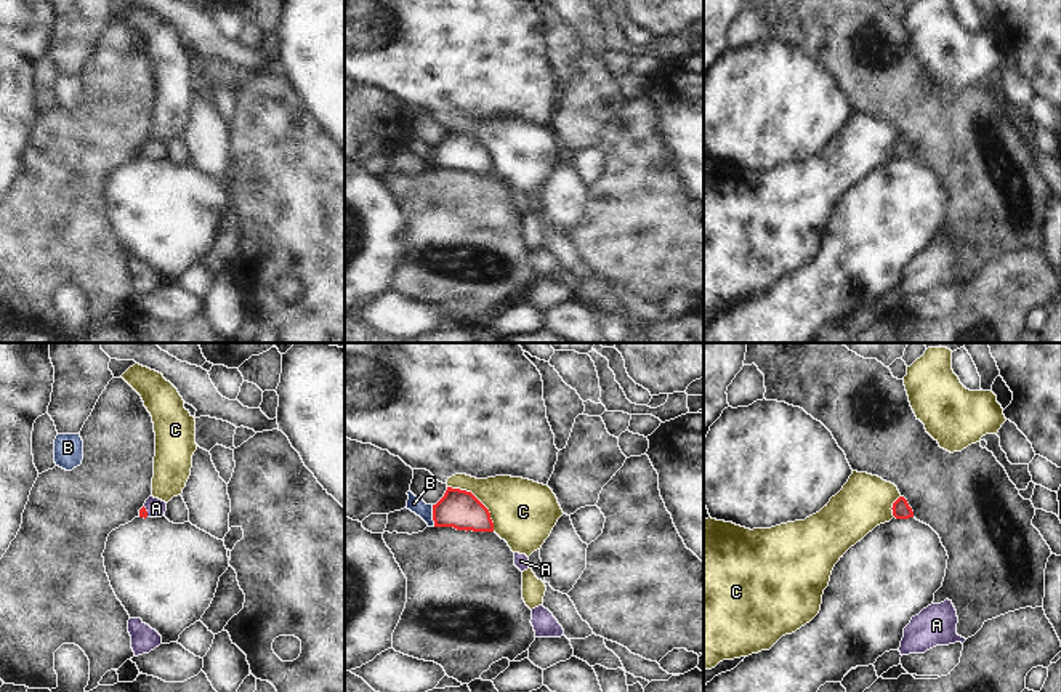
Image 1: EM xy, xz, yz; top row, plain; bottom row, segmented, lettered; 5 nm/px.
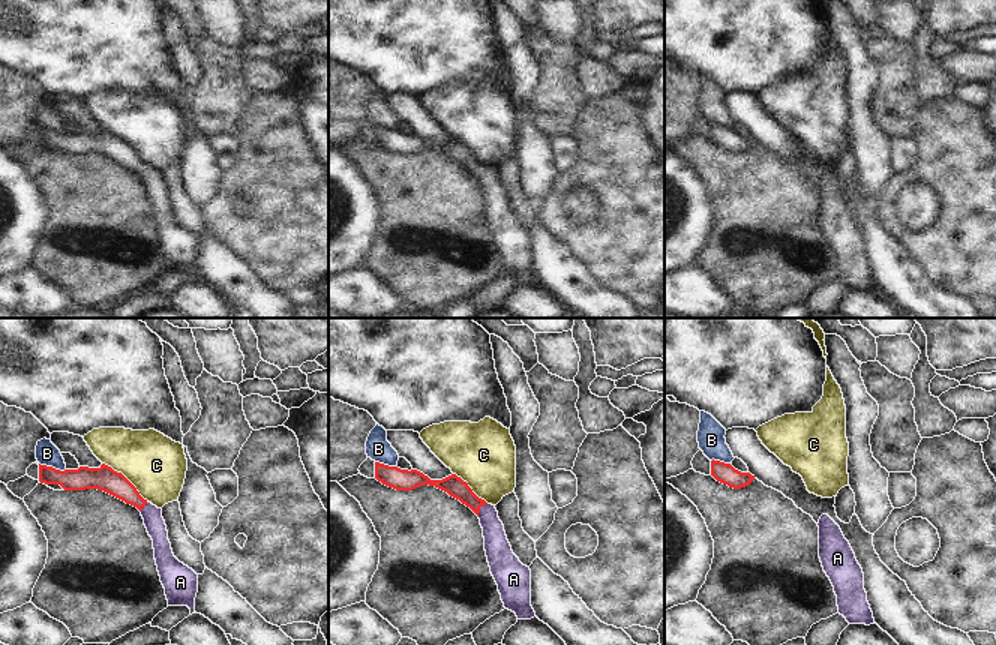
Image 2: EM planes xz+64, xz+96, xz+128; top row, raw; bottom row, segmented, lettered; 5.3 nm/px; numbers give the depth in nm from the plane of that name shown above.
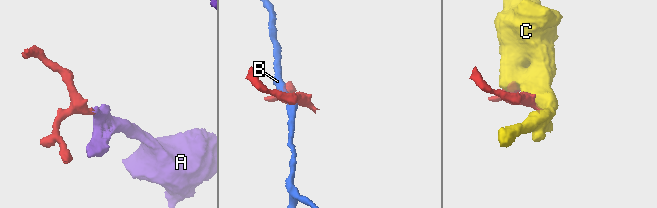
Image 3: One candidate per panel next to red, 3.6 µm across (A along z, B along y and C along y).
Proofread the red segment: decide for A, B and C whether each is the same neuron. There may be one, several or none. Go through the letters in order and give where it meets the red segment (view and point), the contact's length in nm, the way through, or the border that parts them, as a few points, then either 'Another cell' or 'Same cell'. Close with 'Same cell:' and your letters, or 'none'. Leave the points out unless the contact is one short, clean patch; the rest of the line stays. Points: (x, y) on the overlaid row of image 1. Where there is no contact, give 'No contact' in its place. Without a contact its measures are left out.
A: Touches red at xy (146, 511). Shared border 60 nm. Path across: xy (143, 513), (146, 511), (156, 508). Same cell
B: Touches red at xz (433, 516). Shared border 110 nm. Another cell
C: Touches red at xz (478, 500). Shared border 340 nm. Another cell
Same cell: A

